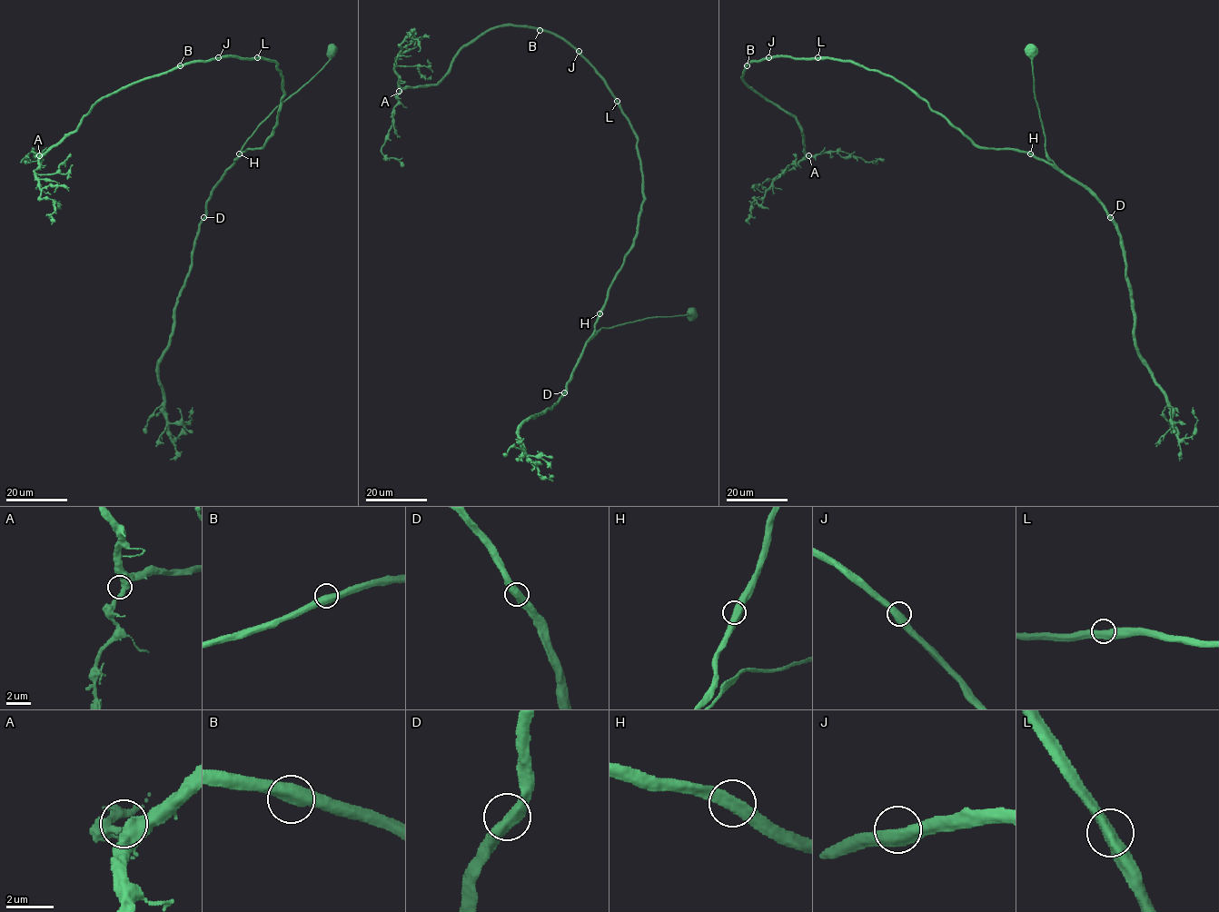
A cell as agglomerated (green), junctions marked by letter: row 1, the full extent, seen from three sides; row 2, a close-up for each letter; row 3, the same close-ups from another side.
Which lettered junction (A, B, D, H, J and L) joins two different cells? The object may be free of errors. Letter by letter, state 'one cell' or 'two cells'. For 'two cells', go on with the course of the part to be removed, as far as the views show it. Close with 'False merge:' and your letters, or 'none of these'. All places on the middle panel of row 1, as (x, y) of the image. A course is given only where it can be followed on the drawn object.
A: one cell
B: one cell
D: one cell
H: one cell
J: one cell
L: one cell
False merge: none of these

